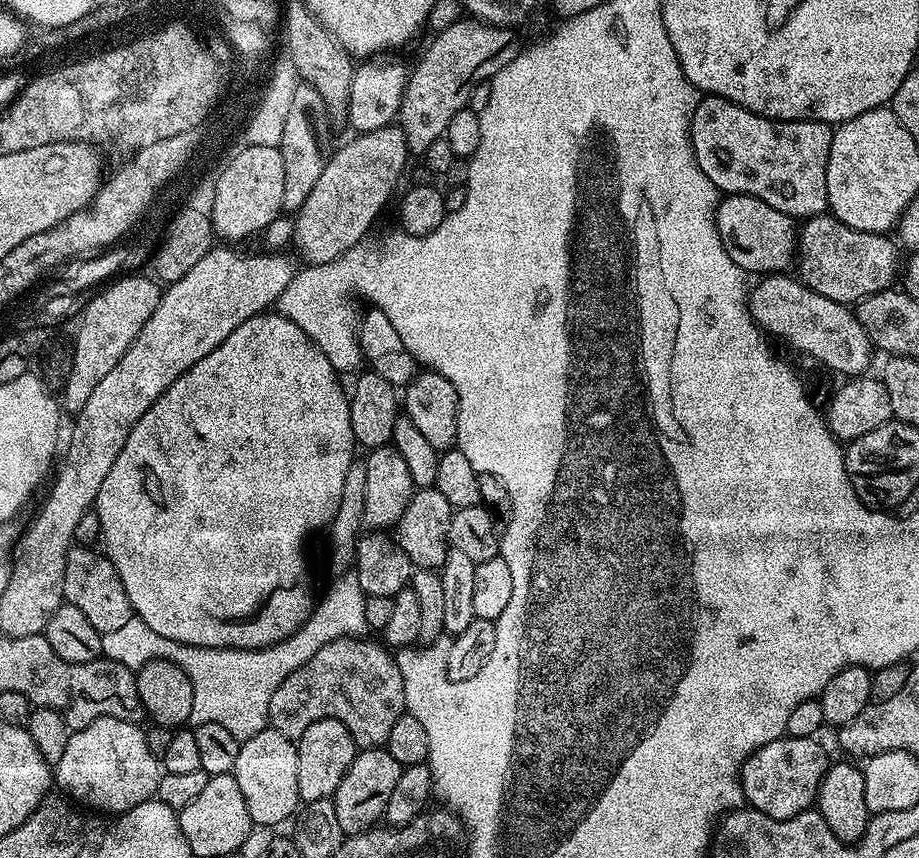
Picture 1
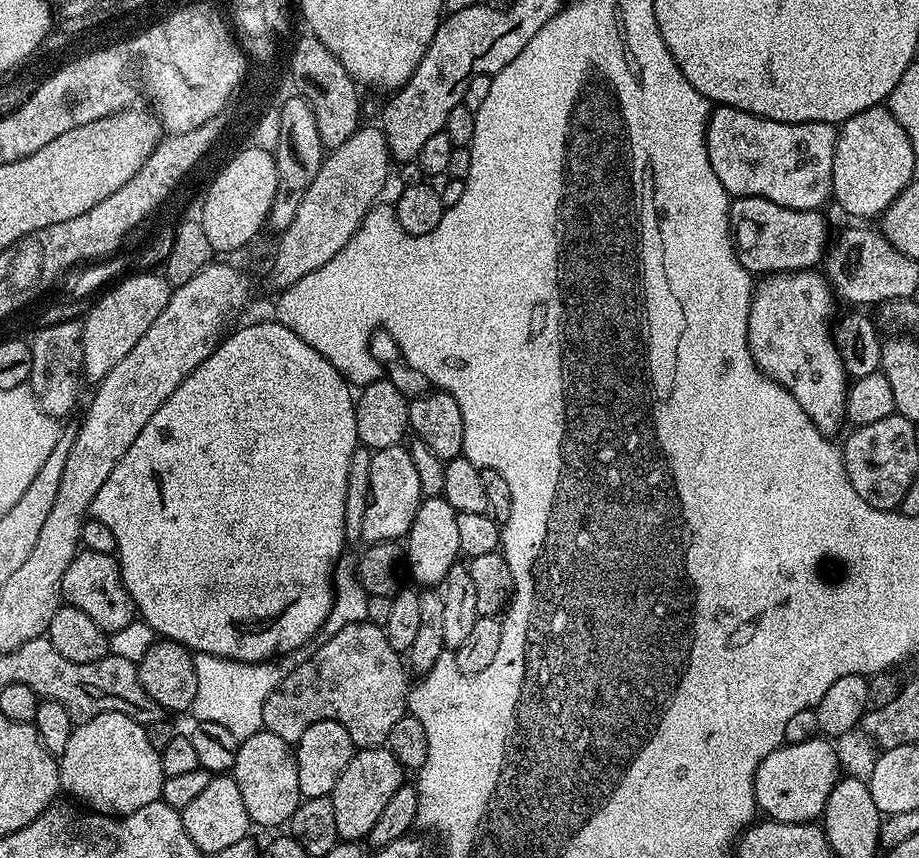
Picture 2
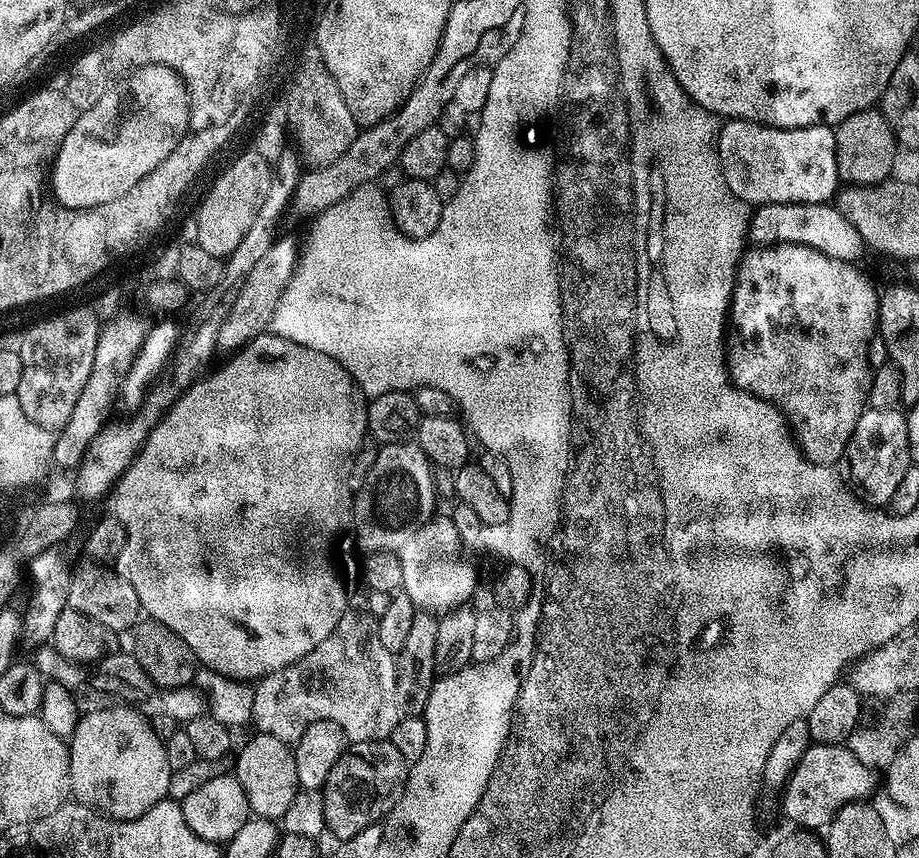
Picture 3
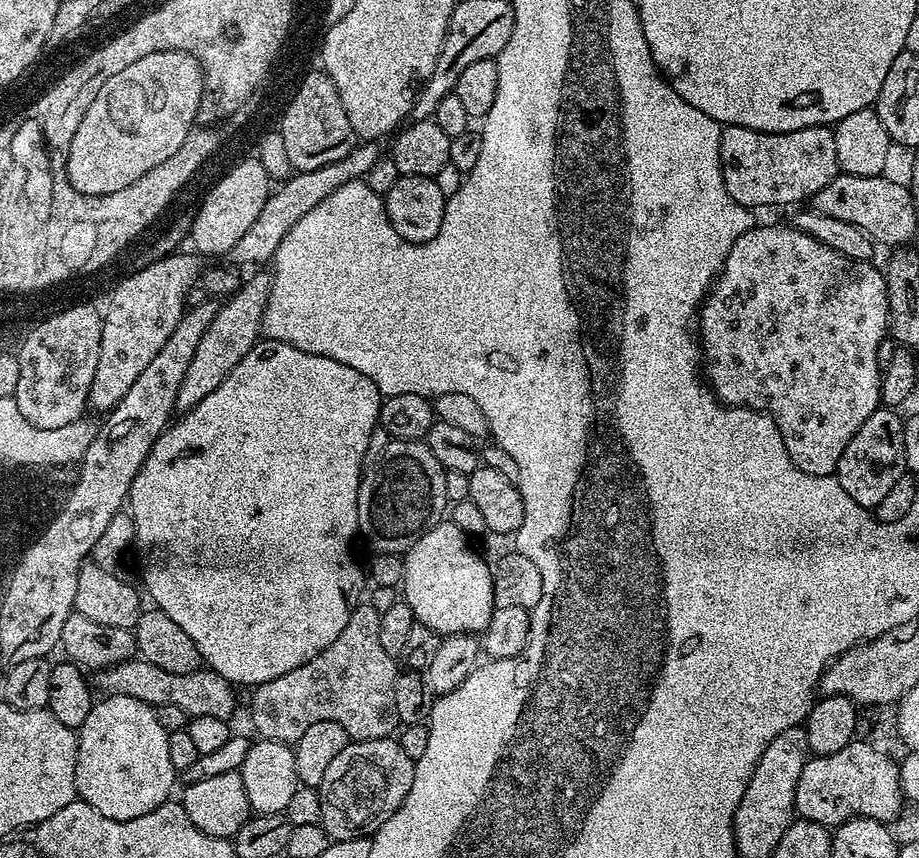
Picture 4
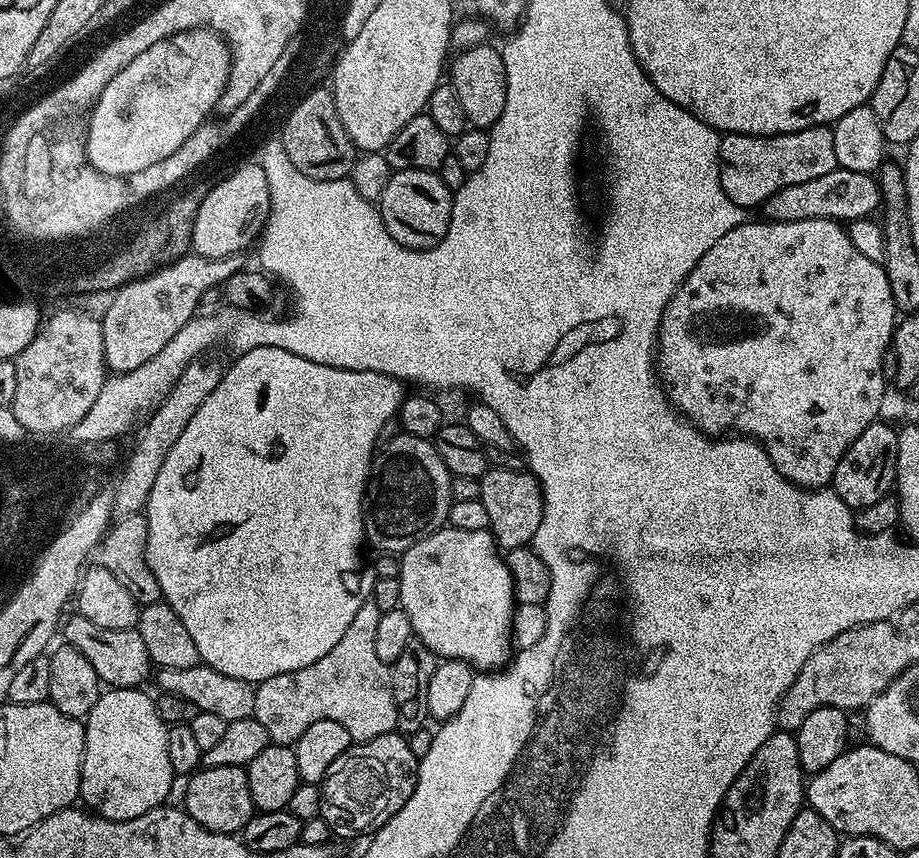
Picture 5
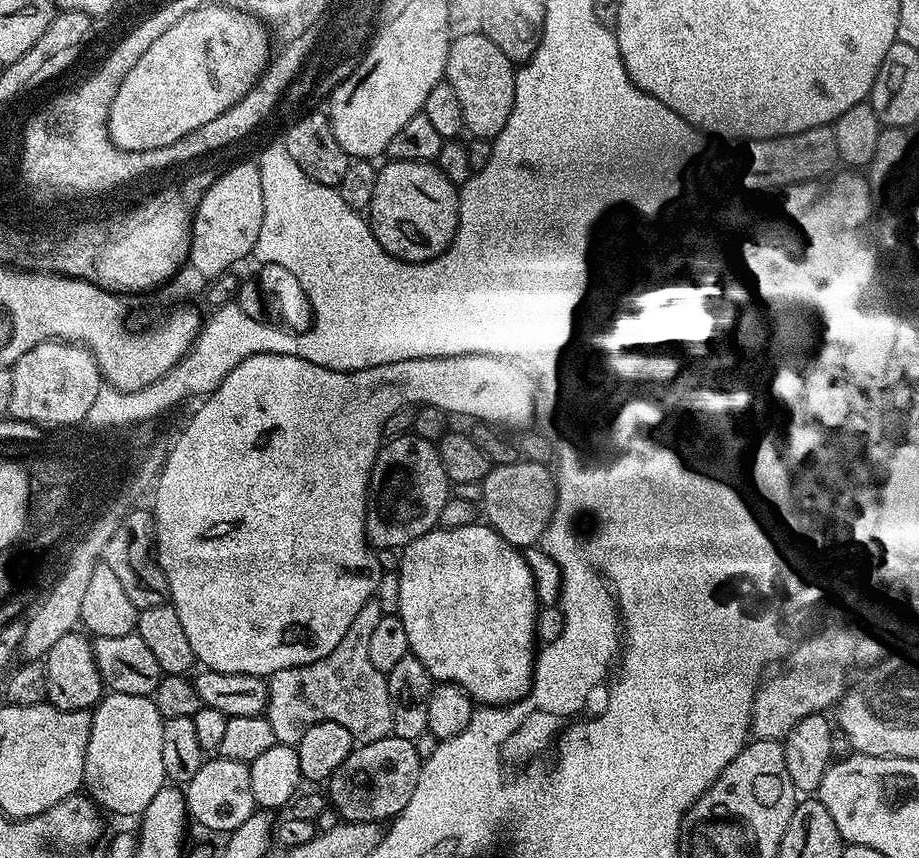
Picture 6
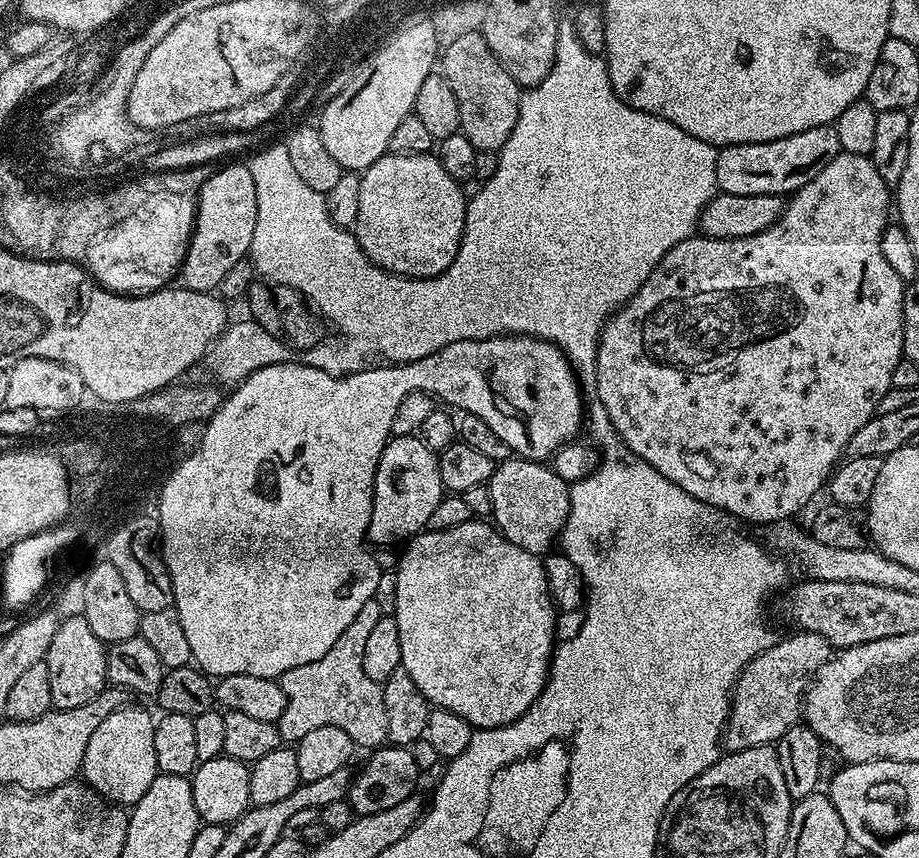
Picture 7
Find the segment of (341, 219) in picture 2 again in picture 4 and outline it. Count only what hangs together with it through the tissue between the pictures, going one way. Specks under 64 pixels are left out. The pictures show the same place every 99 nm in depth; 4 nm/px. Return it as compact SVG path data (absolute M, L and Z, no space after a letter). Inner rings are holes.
M271 275L252 276L249 280L247 277L240 289L217 307L214 322L210 322L206 334L202 334L202 342L198 342L198 350L194 350L194 358L182 377L182 386L178 386L177 413L190 411L206 398L206 394L218 390L218 386L226 382L226 374L230 374L230 370L234 370L234 366L238 366L238 362L242 362L242 358L246 358L248 351L261 339L260 327L271 289Z

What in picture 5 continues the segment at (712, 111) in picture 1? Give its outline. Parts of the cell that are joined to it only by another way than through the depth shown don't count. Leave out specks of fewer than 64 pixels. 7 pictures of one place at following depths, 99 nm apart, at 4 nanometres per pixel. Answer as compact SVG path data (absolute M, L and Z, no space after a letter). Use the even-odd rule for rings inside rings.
M831 127L807 128L797 132L787 132L781 136L747 136L737 132L729 132L720 137L720 181L722 190L726 190L726 198L745 210L763 205L778 190L786 186L798 186L798 182L810 182L810 178L819 178L822 174L830 174L838 165L834 158L834 134Z

